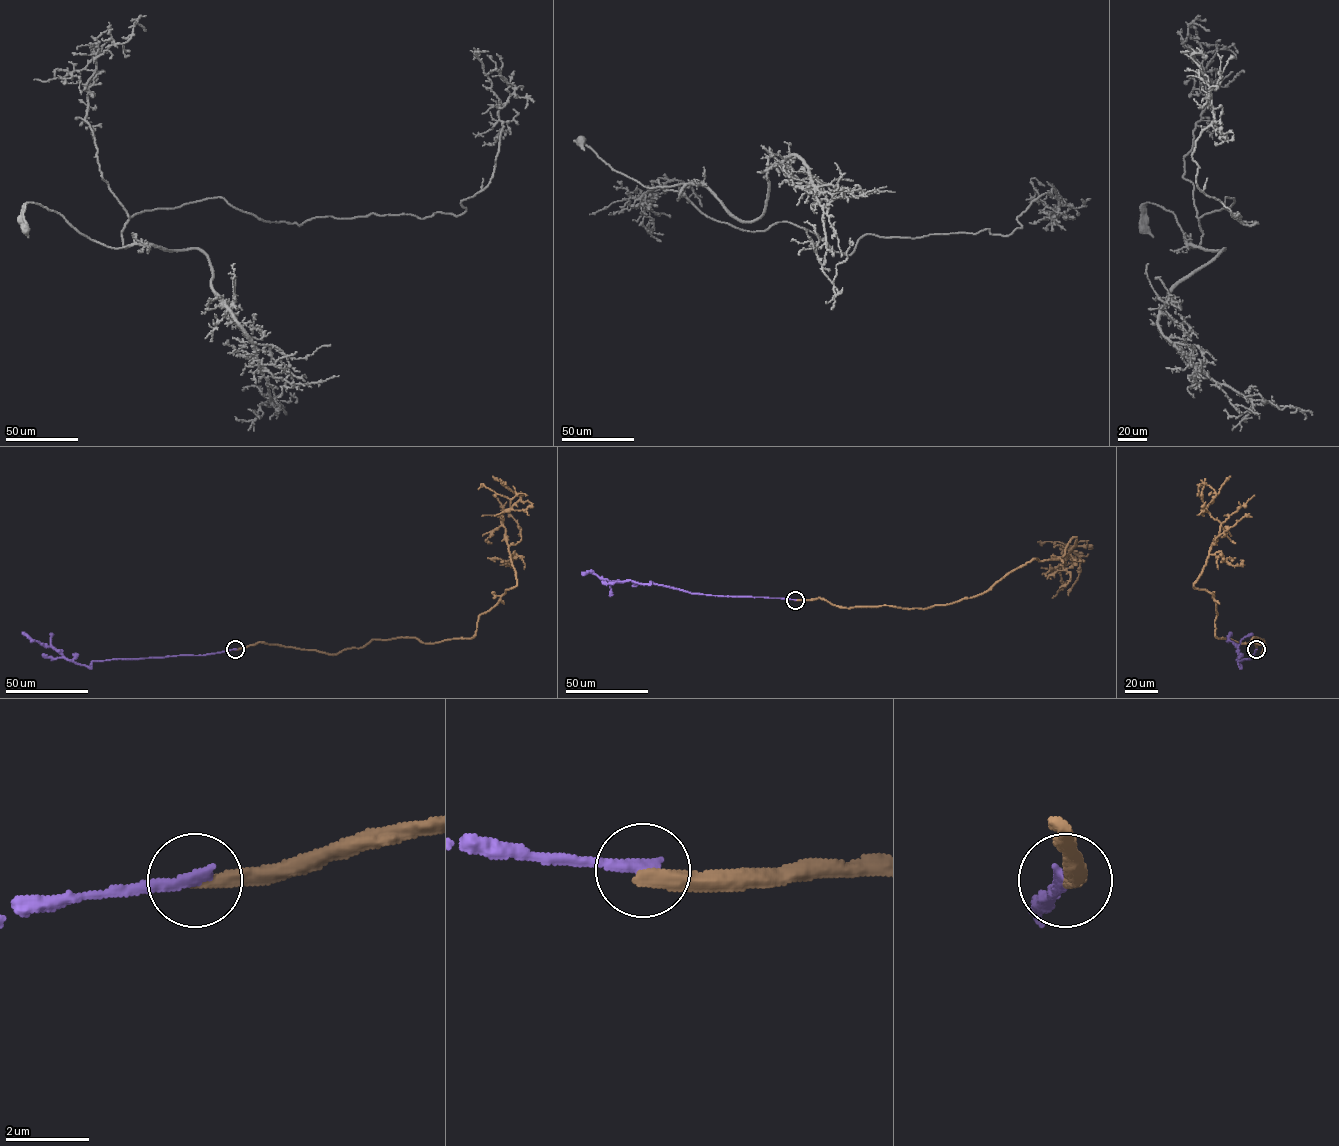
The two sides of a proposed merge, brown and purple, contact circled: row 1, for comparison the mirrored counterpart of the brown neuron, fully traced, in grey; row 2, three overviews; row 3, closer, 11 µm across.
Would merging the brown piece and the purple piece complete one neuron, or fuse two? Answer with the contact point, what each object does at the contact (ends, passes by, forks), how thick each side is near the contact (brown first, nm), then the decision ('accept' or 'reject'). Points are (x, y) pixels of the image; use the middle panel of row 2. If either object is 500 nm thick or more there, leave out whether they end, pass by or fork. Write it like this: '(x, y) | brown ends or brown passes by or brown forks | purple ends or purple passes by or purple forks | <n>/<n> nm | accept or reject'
(795, 600) | brown ends | purple ends | 360/340 nm | reject

